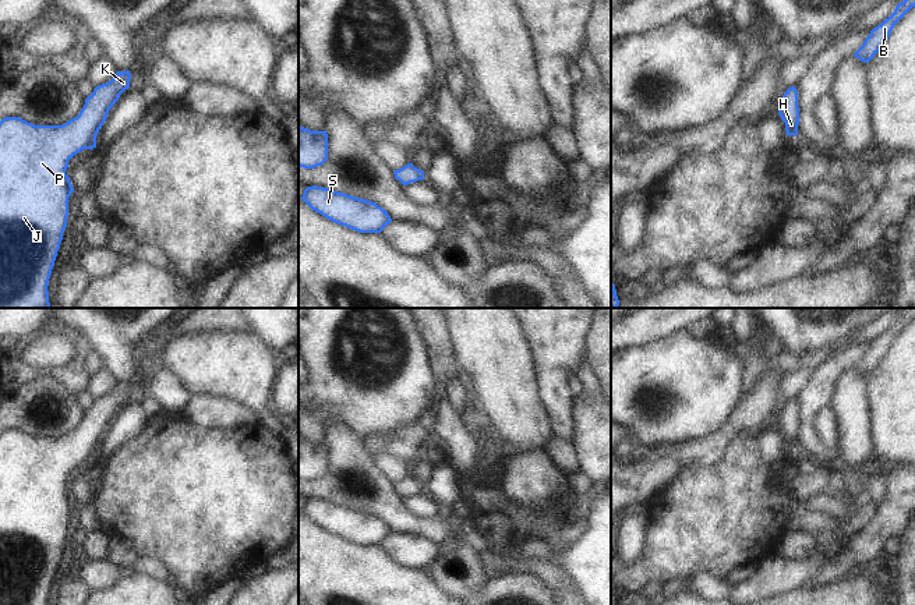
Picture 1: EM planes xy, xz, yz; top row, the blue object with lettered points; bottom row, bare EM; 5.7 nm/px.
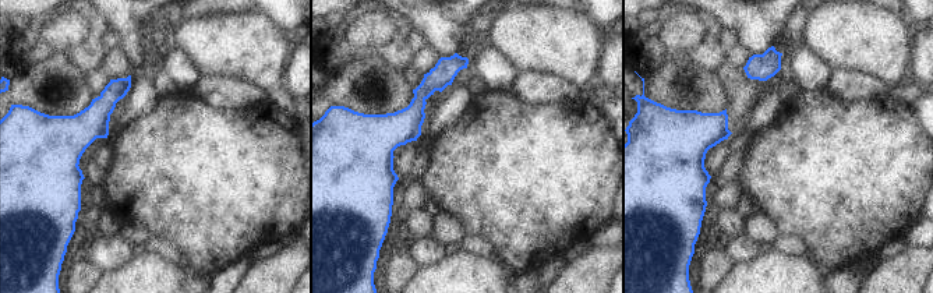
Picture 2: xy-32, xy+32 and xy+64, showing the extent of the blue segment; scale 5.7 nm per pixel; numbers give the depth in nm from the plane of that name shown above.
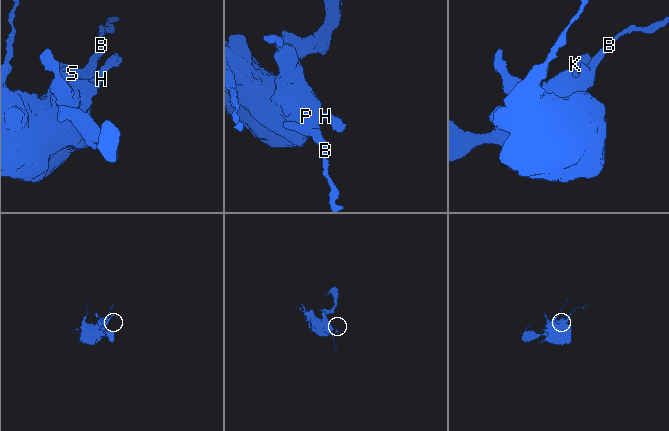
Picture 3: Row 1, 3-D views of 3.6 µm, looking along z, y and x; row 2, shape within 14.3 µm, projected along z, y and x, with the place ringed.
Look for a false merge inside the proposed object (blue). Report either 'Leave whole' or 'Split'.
Leave whole.

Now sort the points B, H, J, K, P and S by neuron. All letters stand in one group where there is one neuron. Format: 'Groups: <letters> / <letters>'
Groups: B H J K P S.

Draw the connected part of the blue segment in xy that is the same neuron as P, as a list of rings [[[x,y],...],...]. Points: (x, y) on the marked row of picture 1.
[[[117,71],[107,84],[93,89],[80,114],[61,125],[35,125],[20,117],[0,121],[0,308],[50,308],[49,279],[68,219],[68,198],[74,192],[66,174],[68,160],[82,149],[96,148],[96,135],[109,110],[130,88],[130,71]]]

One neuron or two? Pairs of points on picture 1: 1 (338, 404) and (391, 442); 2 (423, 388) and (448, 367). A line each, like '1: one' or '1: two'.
1: two
2: two

